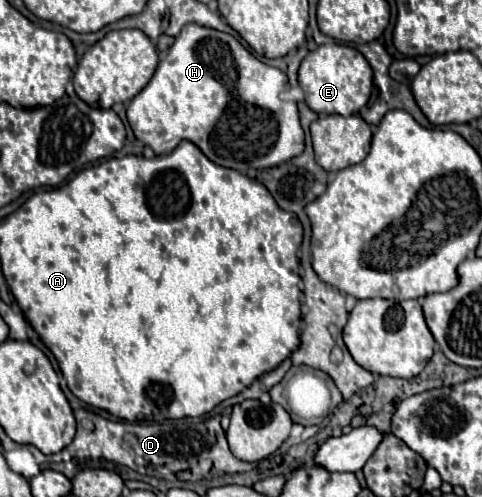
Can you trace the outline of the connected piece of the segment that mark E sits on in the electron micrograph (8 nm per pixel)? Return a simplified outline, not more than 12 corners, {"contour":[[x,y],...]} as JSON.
{"contour":[[331,43],[299,67],[315,113],[351,115],[369,101],[373,71]]}

